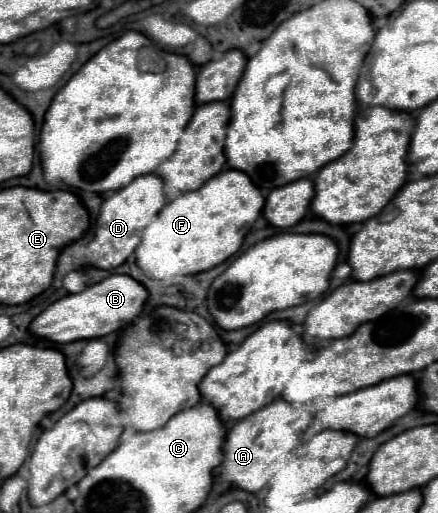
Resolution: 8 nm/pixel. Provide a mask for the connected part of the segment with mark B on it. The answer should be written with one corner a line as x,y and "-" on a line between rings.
113,273
111,277
103,279
101,283
89,285
81,293
67,295
67,297
55,301
41,315
37,315
33,319
29,329
31,329
33,335
51,339
55,343
69,343
69,341
77,341
77,339
105,337
113,331
127,327
143,311
147,297
149,297
149,291
145,289
145,285
141,285
139,281
135,281
129,275

